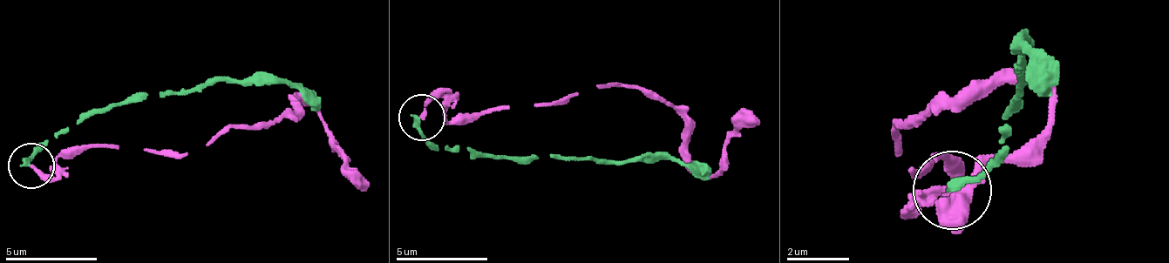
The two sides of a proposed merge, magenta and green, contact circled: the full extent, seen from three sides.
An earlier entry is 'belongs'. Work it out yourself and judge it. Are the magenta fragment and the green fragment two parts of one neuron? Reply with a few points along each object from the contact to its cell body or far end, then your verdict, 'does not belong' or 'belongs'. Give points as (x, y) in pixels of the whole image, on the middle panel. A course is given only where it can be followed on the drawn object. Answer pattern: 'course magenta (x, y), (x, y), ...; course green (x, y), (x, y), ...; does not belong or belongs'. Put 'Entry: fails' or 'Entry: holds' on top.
Entry: fails
course magenta (423, 118), (432, 100), (451, 118), (643, 86), (680, 114), (694, 165), (717, 173), (735, 137), (757, 123); course green (418, 118), (437, 146), (482, 155), (680, 159), (712, 173); does not belong

